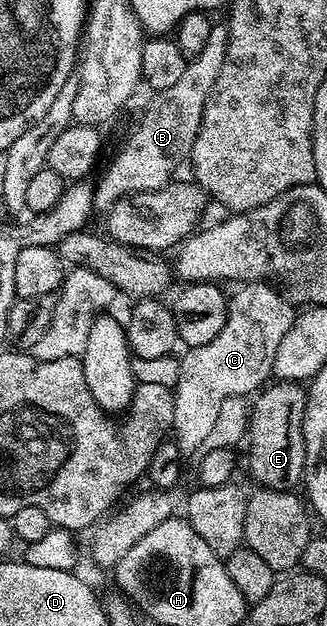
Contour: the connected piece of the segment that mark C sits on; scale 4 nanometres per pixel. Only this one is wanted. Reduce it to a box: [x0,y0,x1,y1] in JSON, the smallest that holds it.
[172,282,296,456]

